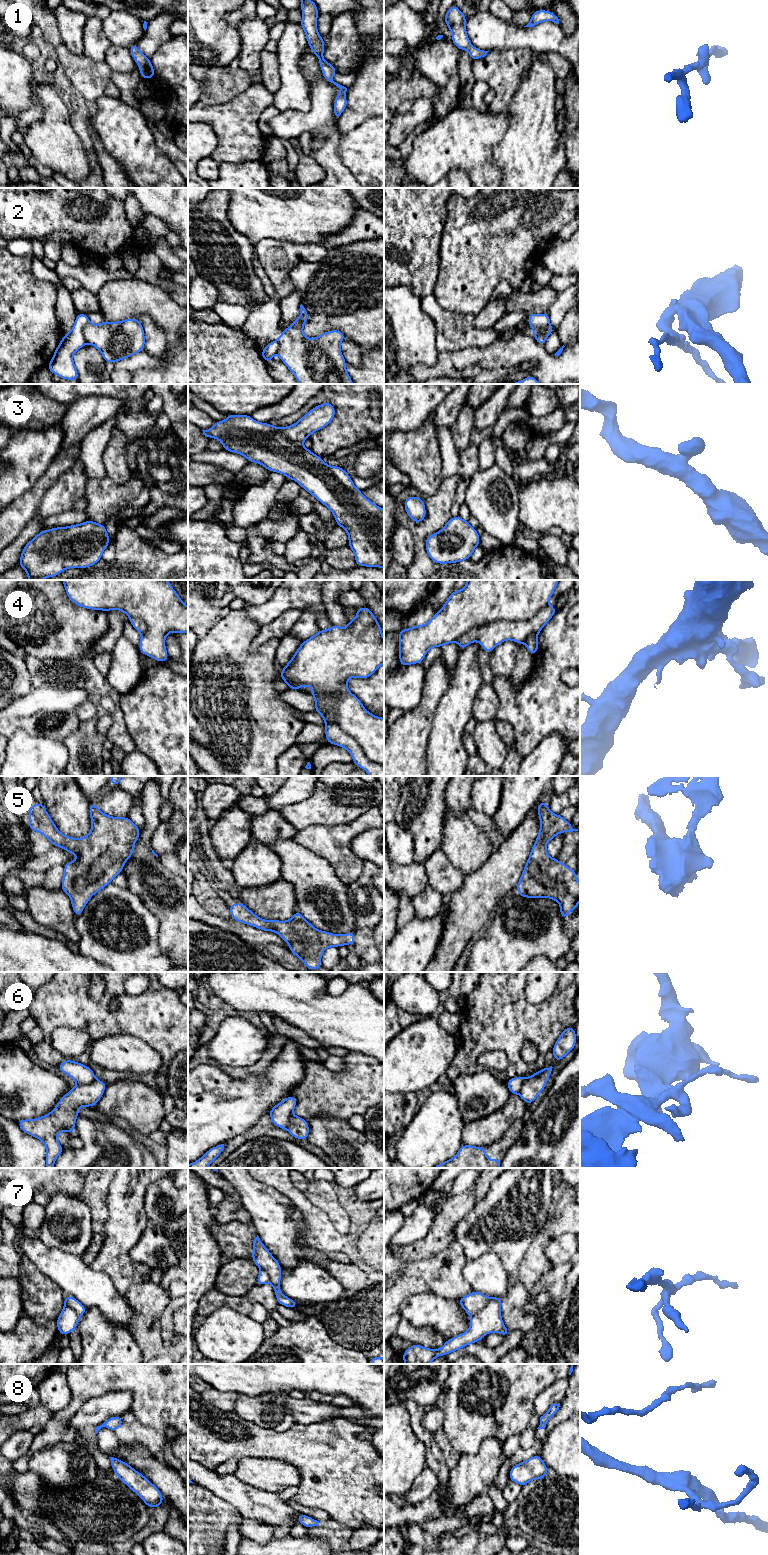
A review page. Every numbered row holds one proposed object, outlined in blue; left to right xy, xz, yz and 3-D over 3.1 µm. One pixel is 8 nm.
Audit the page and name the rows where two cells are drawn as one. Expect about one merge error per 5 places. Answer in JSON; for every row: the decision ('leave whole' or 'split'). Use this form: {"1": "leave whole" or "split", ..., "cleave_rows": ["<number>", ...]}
{"1": "leave whole", "2": "split", "3": "leave whole", "4": "leave whole", "5": "leave whole", "6": "split", "7": "split", "8": "leave whole", "cleave_rows": ["2", "6", "7"]}

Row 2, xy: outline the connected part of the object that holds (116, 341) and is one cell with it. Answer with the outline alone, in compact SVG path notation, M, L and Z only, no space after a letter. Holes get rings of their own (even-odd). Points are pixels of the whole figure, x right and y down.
M138 319L118 322L103 320L101 324L87 323L83 334L88 344L98 349L105 362L116 363L144 350L144 328Z

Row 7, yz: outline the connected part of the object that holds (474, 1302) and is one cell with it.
M472 1291L468 1295L460 1298L457 1302L462 1306L463 1310L473 1316L483 1308L485 1308L490 1298L483 1293Z

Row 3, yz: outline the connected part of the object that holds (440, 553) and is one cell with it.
M460 516L451 517L444 527L427 536L425 547L430 559L437 564L458 563L470 559L474 549L480 545L480 536L467 520Z

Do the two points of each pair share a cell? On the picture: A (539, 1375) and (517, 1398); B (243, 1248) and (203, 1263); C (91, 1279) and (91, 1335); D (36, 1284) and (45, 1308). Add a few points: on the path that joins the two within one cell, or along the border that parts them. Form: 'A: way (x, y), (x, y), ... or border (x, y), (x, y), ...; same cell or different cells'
A: way (533, 1381), (522, 1392); same cell
B: border (222, 1257), (224, 1260); different cells
C: border (87, 1307), (96, 1307), (110, 1322); different cells
D: way (37, 1290), (43, 1302); same cell

